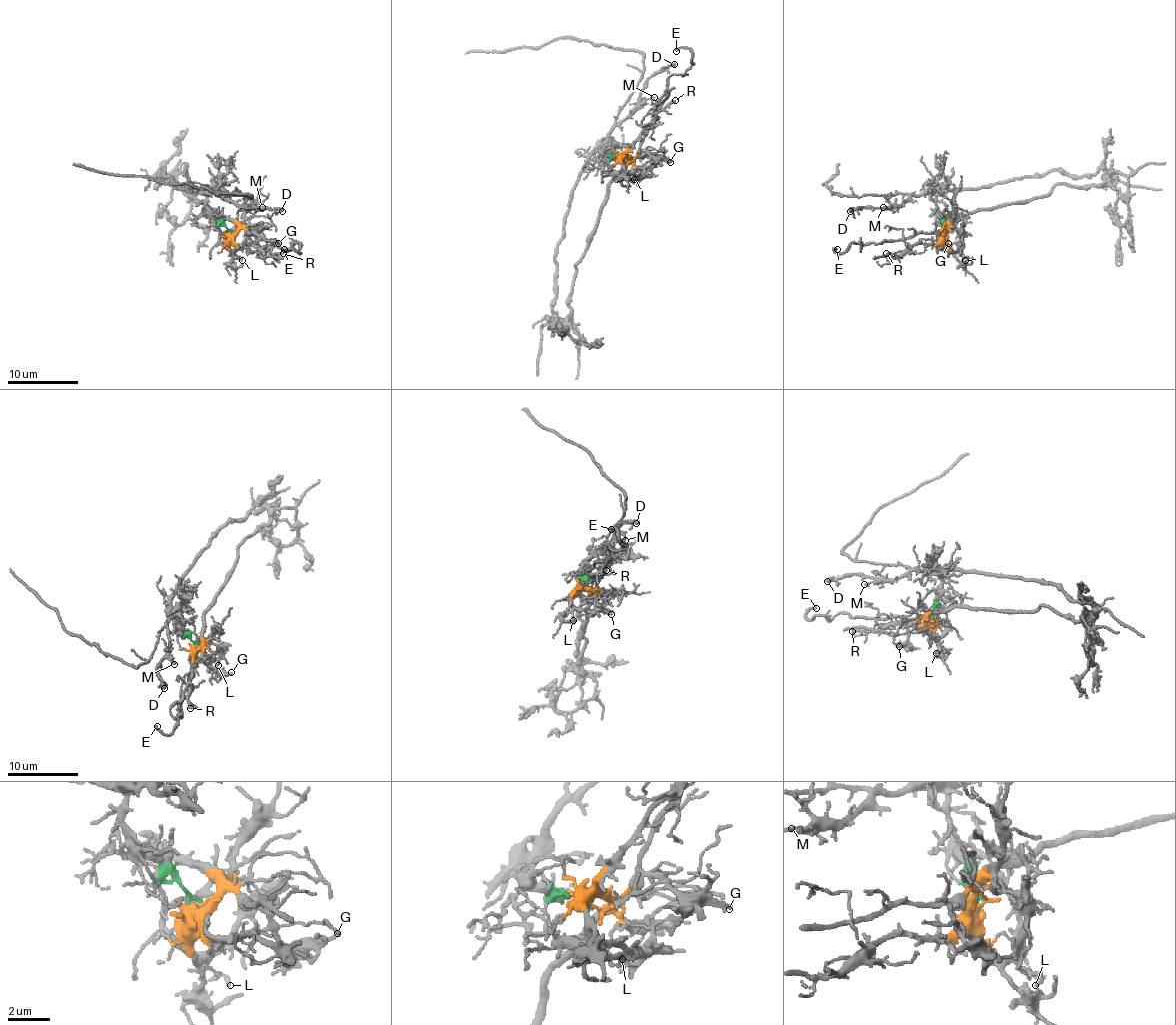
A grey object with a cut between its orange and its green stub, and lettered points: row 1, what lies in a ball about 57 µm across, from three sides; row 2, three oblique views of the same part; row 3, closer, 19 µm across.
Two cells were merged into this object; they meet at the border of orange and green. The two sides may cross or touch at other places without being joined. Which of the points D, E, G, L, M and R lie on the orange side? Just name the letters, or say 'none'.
E, G, L, R

